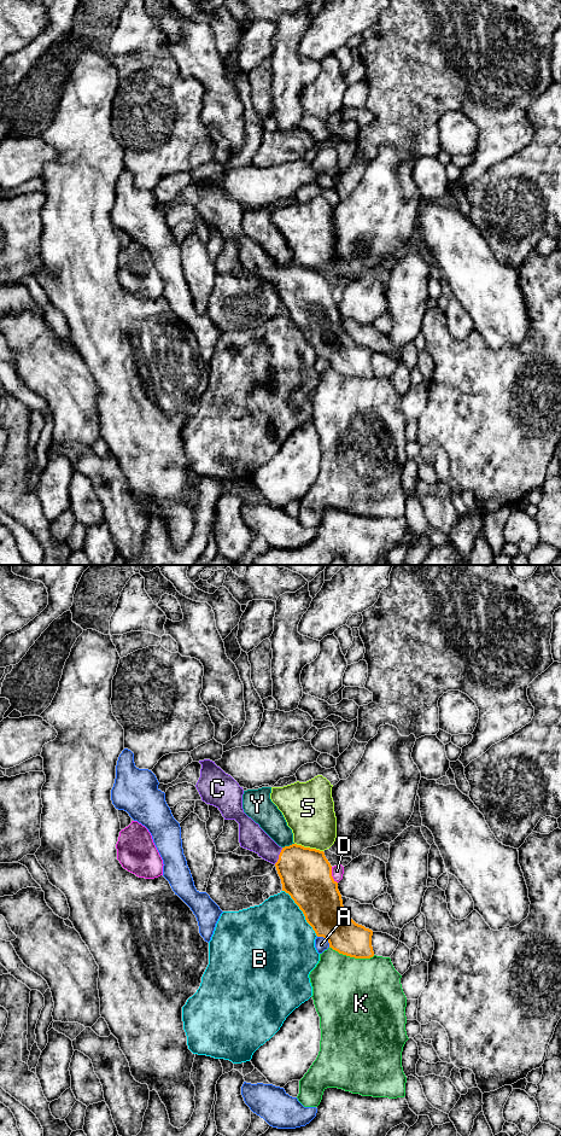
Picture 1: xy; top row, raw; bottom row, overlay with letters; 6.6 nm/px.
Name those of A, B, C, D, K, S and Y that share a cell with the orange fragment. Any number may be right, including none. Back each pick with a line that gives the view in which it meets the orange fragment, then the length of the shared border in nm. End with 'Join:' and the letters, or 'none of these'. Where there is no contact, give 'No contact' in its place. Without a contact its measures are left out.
C: Touches orange in xy. Shared border 130 nm
Join: C

